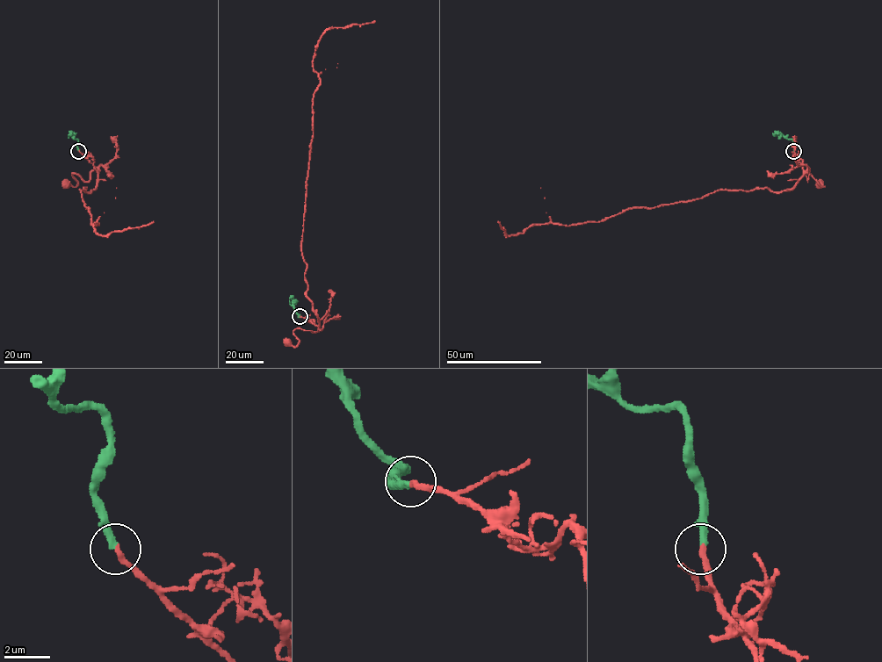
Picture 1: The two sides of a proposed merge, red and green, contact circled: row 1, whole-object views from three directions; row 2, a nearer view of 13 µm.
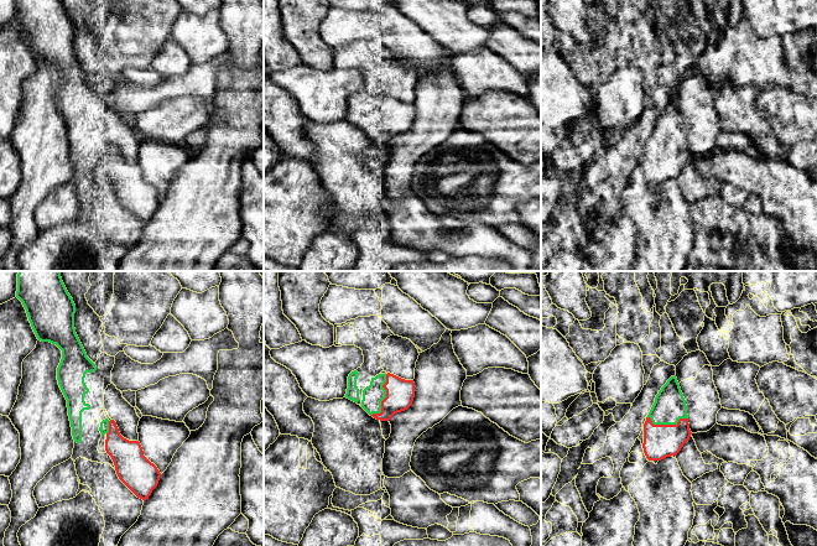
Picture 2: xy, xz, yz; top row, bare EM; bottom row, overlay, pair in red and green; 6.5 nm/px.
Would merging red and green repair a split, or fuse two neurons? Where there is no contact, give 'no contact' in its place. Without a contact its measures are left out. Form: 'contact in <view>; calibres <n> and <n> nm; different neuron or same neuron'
contact in xz; calibres 190 and 140 nm; different neuron

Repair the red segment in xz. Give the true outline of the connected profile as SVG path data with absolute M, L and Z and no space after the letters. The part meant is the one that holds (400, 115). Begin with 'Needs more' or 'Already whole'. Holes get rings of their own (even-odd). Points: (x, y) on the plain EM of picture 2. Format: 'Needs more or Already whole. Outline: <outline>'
Already whole. Outline: M387 95L383 110L386 113L386 120L381 124L381 135L371 139L380 144L389 144L395 136L411 129L415 120L415 105Z

